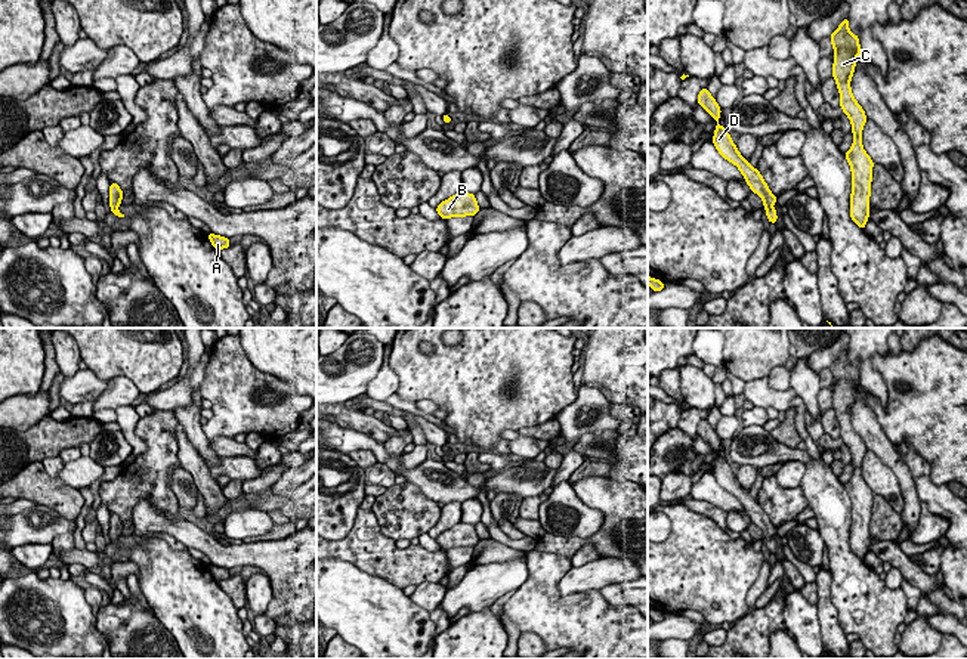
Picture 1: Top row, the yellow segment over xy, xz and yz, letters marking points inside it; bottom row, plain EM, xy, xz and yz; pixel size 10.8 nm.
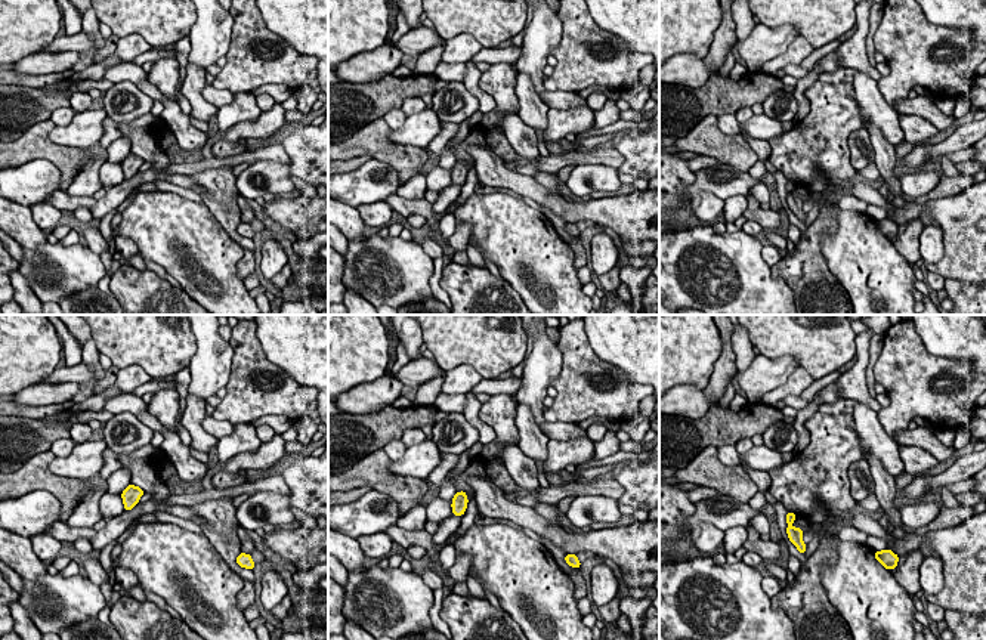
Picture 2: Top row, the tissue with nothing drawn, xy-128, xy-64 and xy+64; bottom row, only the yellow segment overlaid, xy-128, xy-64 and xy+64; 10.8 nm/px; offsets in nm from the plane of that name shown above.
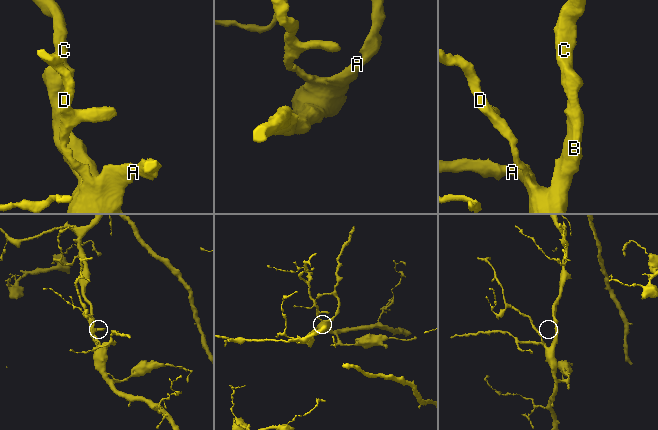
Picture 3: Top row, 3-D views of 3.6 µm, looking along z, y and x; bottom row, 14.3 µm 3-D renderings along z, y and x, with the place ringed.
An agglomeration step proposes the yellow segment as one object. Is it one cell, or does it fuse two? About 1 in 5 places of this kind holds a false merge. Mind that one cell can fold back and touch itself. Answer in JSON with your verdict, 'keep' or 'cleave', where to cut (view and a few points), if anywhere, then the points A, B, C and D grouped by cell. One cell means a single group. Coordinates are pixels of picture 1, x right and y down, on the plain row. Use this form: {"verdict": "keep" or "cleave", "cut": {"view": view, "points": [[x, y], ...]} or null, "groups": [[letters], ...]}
{"verdict": "keep", "cut": null, "groups": [["A", "B", "C", "D"]]}

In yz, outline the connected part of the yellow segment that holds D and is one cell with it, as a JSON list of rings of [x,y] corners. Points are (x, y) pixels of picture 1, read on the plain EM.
[[[702,420],[699,423],[698,434],[711,445],[713,451],[717,452],[713,468],[716,480],[723,489],[726,489],[729,494],[735,495],[739,499],[750,520],[763,530],[769,553],[776,554],[778,547],[776,541],[773,539],[776,527],[770,523],[760,502],[750,496],[748,492],[739,485],[726,460],[719,455],[722,440],[717,436],[716,430],[710,426],[708,420]]]

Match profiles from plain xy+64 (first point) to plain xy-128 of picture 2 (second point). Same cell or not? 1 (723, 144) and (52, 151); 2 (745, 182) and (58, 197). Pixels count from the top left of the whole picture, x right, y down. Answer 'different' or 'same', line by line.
1: same
2: different

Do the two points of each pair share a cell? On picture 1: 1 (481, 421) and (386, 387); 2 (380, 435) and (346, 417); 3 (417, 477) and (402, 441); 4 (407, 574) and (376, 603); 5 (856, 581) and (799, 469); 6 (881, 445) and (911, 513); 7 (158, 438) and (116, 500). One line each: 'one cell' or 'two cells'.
1: two cells
2: one cell
3: two cells
4: two cells
5: two cells
6: one cell
7: one cell

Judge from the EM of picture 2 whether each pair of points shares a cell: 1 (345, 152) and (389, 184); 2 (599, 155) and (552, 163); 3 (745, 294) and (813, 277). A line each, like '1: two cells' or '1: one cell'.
1: two cells
2: one cell
3: two cells

